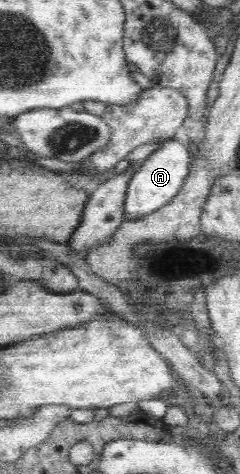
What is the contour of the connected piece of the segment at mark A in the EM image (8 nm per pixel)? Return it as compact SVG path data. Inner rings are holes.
M184 138L166 141L158 150L147 157L146 162L130 180L123 204L125 221L144 219L152 212L168 204L182 188L185 176L188 174L189 152Z

